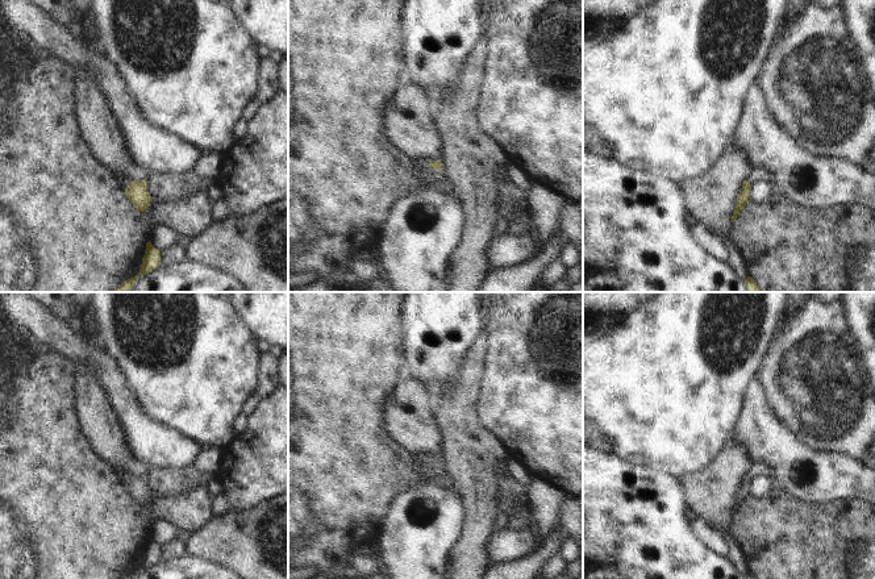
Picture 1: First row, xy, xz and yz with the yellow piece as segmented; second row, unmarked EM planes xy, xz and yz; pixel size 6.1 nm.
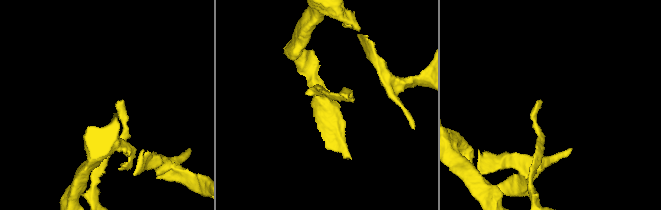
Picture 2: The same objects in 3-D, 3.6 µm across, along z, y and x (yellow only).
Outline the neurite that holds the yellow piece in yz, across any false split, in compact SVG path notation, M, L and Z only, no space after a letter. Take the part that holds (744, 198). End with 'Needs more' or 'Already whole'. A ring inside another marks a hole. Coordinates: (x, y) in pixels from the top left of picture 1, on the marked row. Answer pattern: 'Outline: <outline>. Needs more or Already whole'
Outline: M753 168L751 170L750 176L742 183L742 188L741 188L739 195L737 197L736 208L733 211L732 222L736 221L736 218L739 216L739 213L742 212L745 205L750 201L751 187L757 182L772 183L772 178L768 174L768 171L764 168Z. Needs more

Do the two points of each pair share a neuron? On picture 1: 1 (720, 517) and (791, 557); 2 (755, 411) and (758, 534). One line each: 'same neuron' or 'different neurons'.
1: different neurons
2: different neurons

